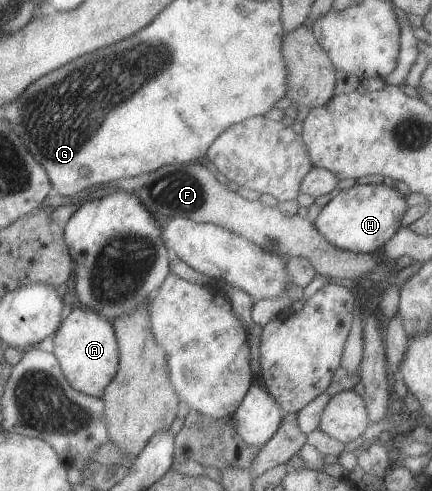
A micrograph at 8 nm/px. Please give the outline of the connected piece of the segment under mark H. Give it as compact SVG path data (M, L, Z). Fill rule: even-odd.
M383 183L355 184L348 189L338 189L334 197L320 208L312 225L330 245L338 249L356 253L379 252L385 242L398 231L407 207L405 196L394 187Z

